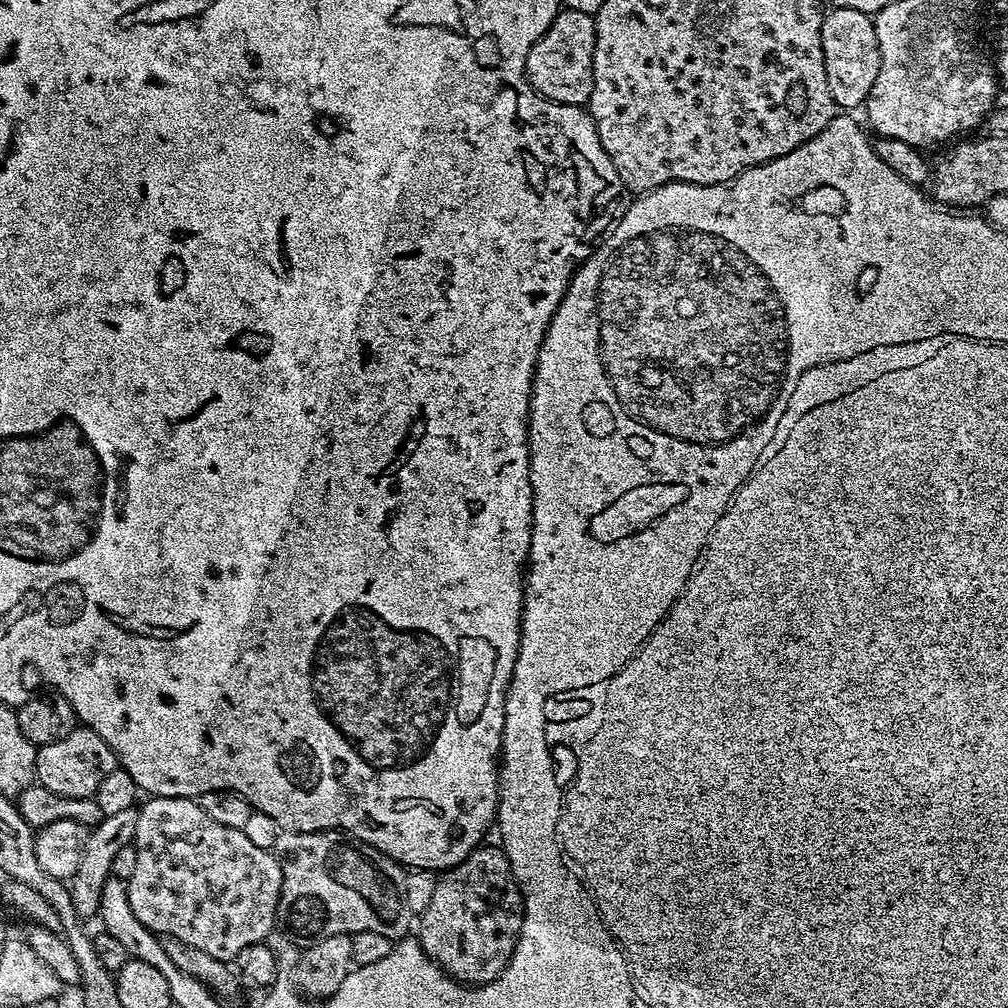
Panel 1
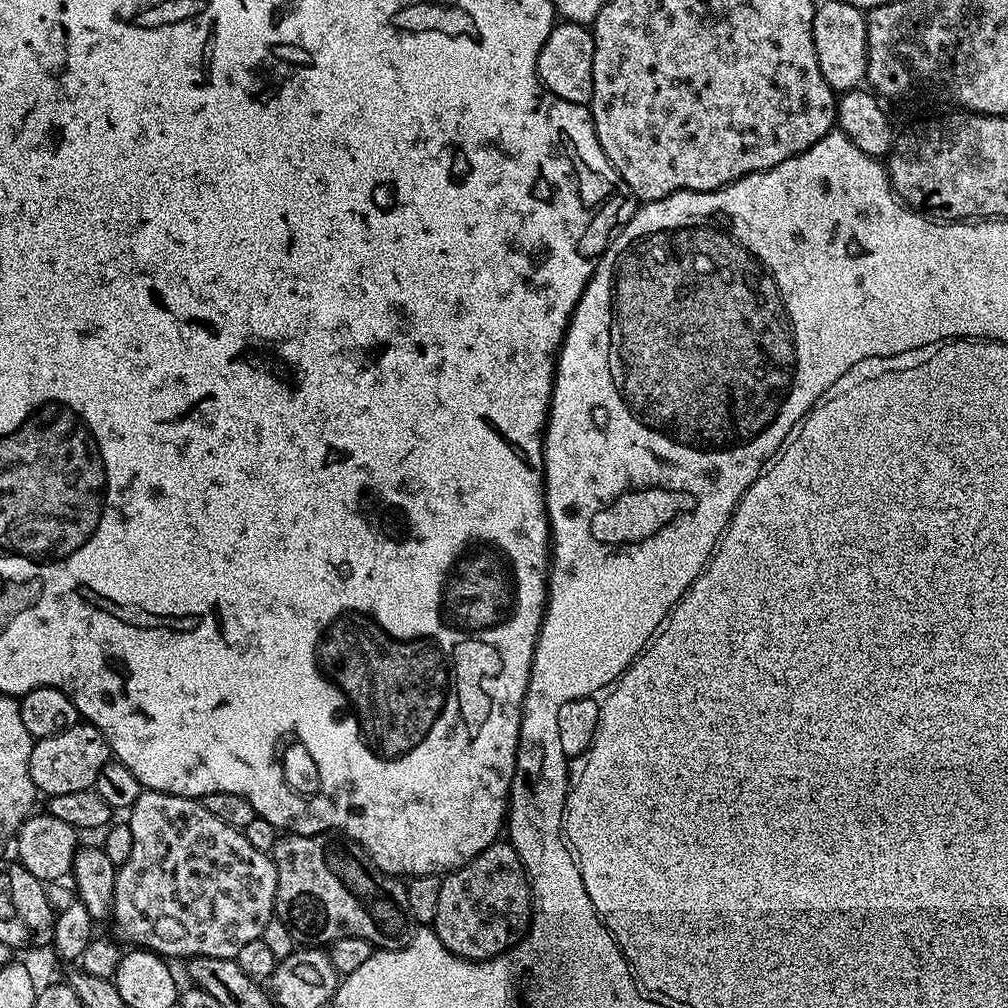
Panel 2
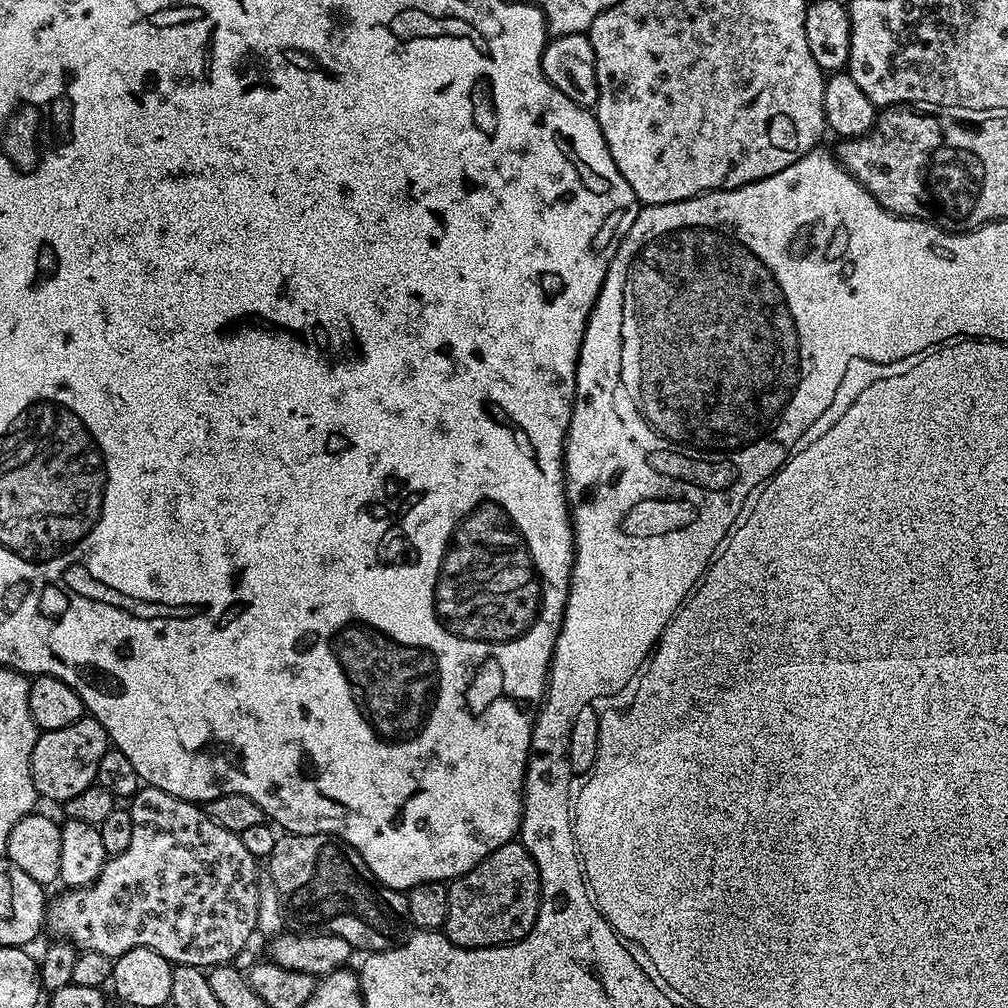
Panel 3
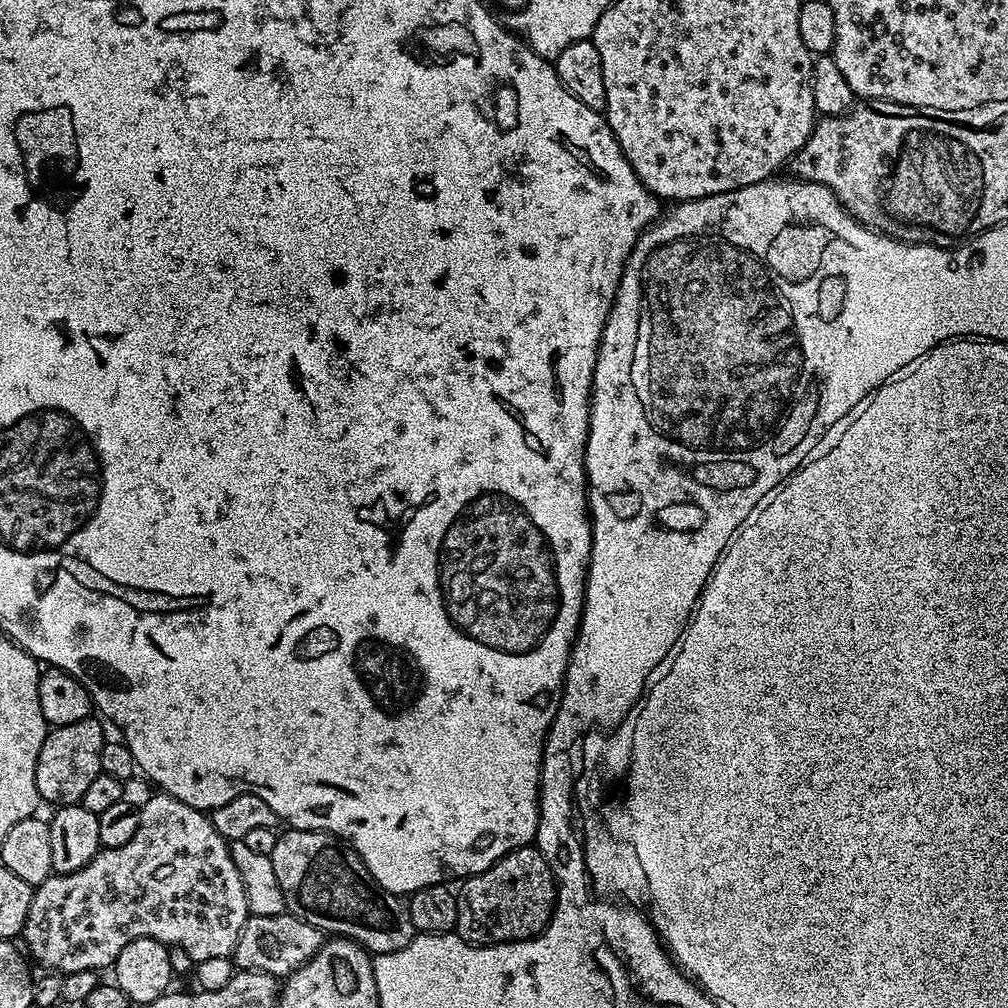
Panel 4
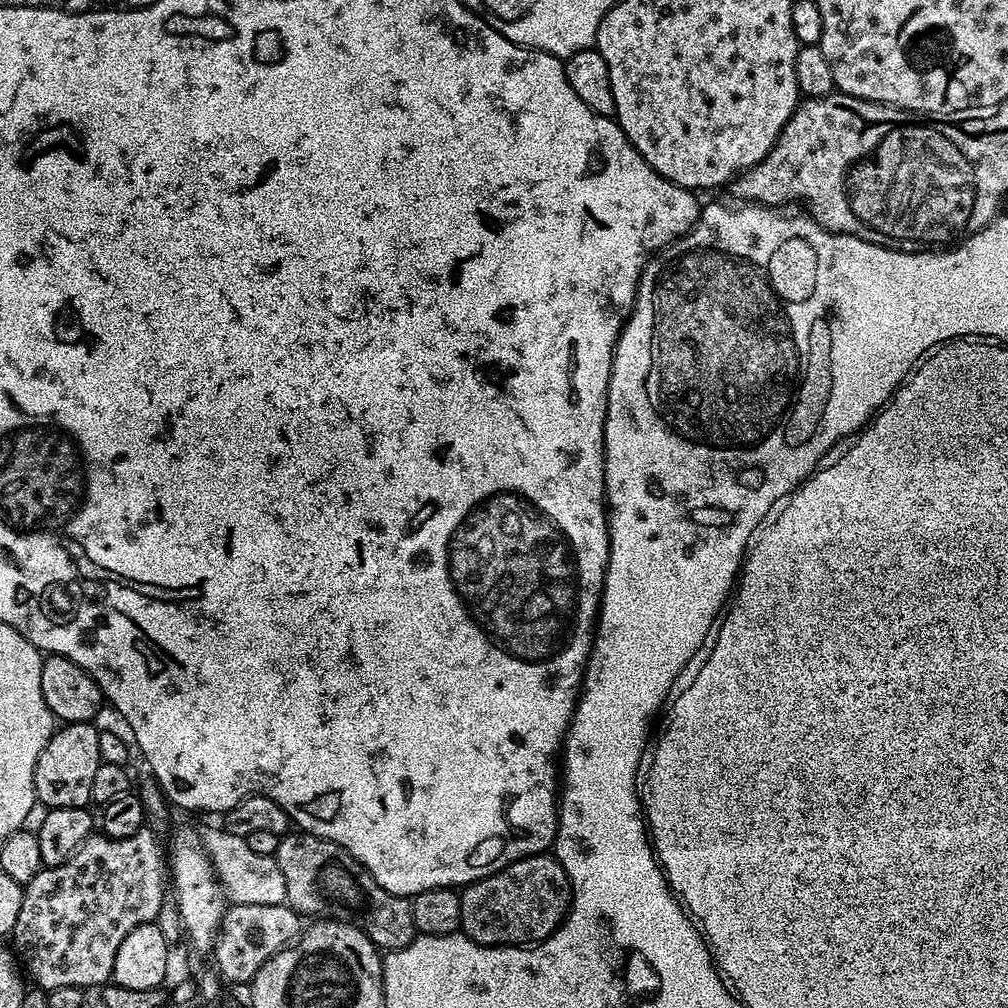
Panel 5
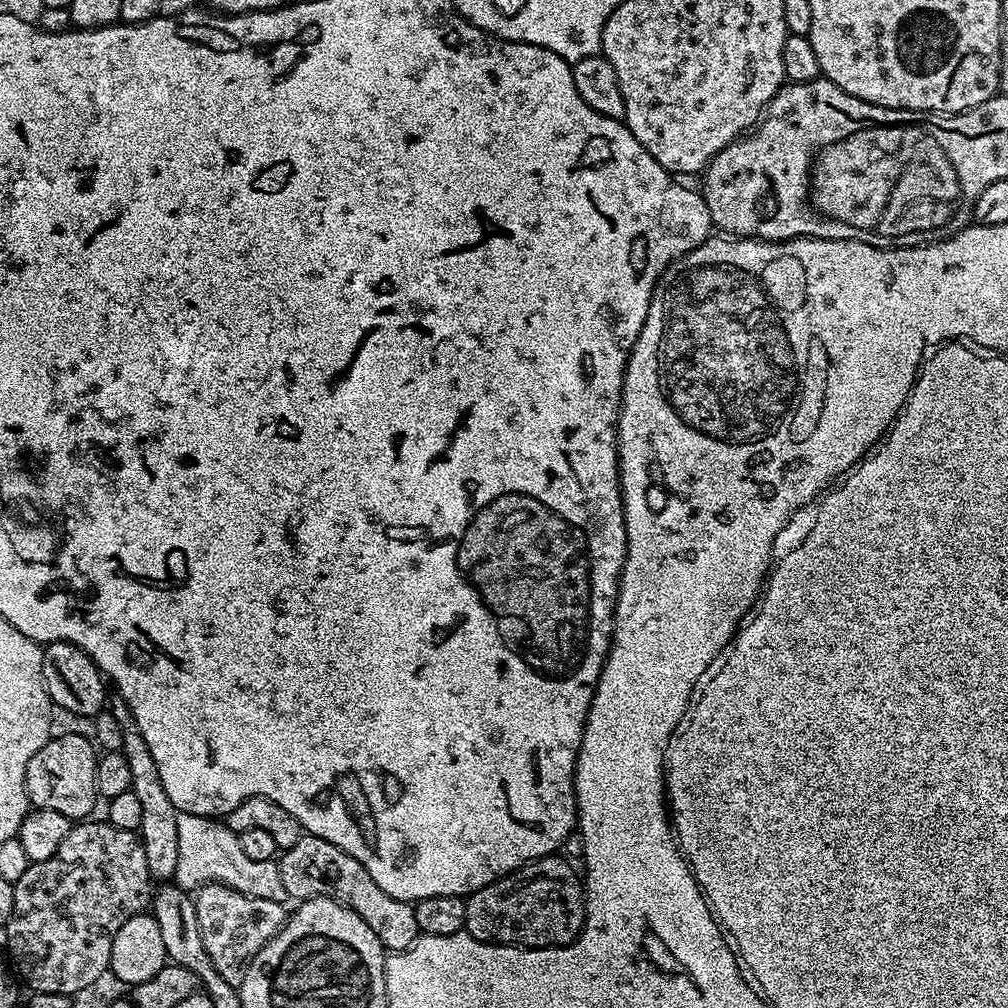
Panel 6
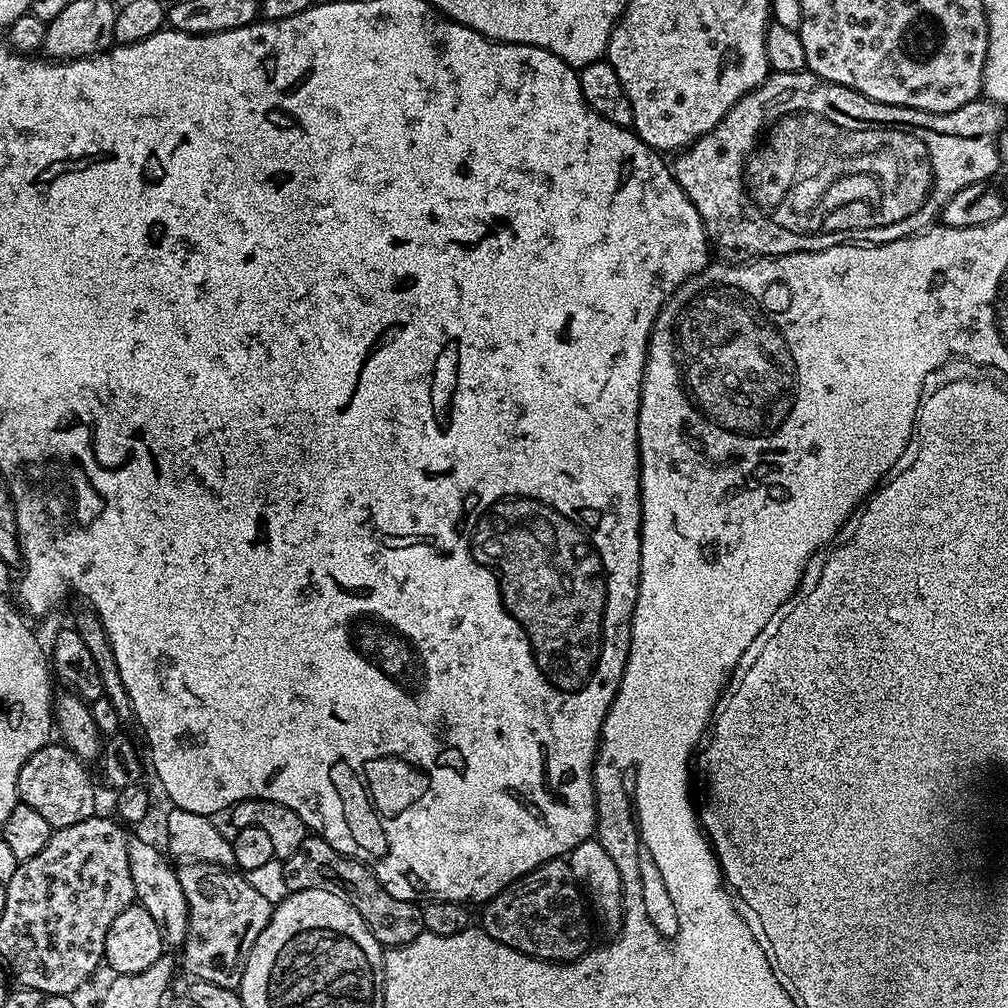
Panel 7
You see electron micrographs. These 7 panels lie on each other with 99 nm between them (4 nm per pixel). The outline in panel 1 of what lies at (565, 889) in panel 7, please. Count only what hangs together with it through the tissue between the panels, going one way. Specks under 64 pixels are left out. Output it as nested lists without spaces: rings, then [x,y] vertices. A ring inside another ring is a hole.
[[[481,846],[475,848],[463,862],[455,864],[454,867],[447,869],[447,871],[437,879],[436,885],[434,886],[434,895],[431,896],[430,906],[418,916],[418,932],[420,928],[418,939],[425,954],[458,984],[475,986],[477,984],[488,984],[492,980],[496,980],[498,974],[502,974],[502,970],[510,962],[510,958],[514,954],[516,943],[520,937],[520,931],[522,930],[522,922],[524,921],[524,899],[522,898],[520,887],[514,878],[512,867],[506,858],[503,847],[495,847],[496,848],[487,848],[487,846]]]

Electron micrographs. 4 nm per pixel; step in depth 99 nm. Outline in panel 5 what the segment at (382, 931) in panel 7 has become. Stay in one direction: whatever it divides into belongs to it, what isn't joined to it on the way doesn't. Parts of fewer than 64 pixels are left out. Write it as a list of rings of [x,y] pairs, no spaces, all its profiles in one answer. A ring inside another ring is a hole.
[[[289,834],[287,836],[280,837],[280,844],[276,847],[274,857],[278,864],[280,870],[282,870],[283,877],[286,878],[286,903],[288,907],[295,910],[295,912],[300,913],[301,917],[304,918],[327,918],[330,920],[344,920],[348,924],[352,924],[358,930],[362,930],[370,937],[373,944],[376,945],[377,949],[380,950],[395,950],[397,948],[405,948],[406,945],[411,941],[416,939],[418,933],[415,928],[414,914],[412,913],[412,900],[390,894],[390,890],[386,890],[382,886],[378,886],[376,879],[371,876],[365,868],[359,864],[354,857],[350,855],[346,849],[342,846],[338,846],[334,842],[329,840],[323,840],[320,836],[314,836],[311,834],[296,834],[300,836],[295,836],[295,834]]]

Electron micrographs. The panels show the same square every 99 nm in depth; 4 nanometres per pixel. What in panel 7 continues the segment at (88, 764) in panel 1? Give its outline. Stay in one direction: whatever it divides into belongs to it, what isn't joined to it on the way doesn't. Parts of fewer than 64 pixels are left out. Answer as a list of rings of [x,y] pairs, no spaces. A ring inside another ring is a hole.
[[[49,742],[42,750],[35,752],[22,766],[18,774],[16,794],[19,803],[30,806],[50,822],[55,830],[74,826],[97,815],[96,788],[88,777],[85,761],[79,760],[69,748],[60,742]]]

